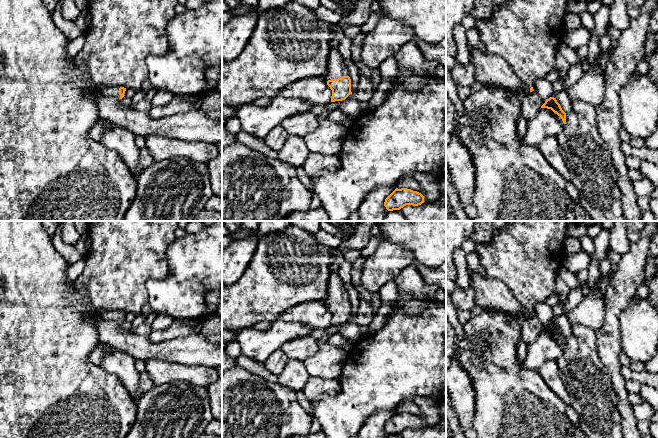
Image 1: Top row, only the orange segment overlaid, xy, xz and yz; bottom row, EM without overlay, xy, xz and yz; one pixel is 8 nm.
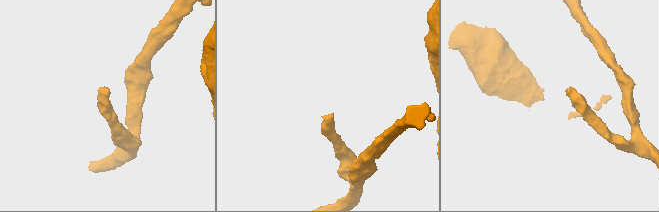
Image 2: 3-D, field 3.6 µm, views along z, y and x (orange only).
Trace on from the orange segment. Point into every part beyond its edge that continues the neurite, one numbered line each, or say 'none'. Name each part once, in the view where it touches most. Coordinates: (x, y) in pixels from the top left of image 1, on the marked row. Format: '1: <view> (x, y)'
1: xz (336, 68)

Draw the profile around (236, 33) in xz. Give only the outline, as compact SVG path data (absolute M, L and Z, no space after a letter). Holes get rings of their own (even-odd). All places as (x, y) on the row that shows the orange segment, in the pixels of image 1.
M255 10L241 16L233 16L222 26L222 60L236 58L250 39L257 23Z

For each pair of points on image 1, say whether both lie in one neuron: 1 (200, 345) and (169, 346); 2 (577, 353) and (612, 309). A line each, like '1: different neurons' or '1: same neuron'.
1: same neuron
2: different neurons

